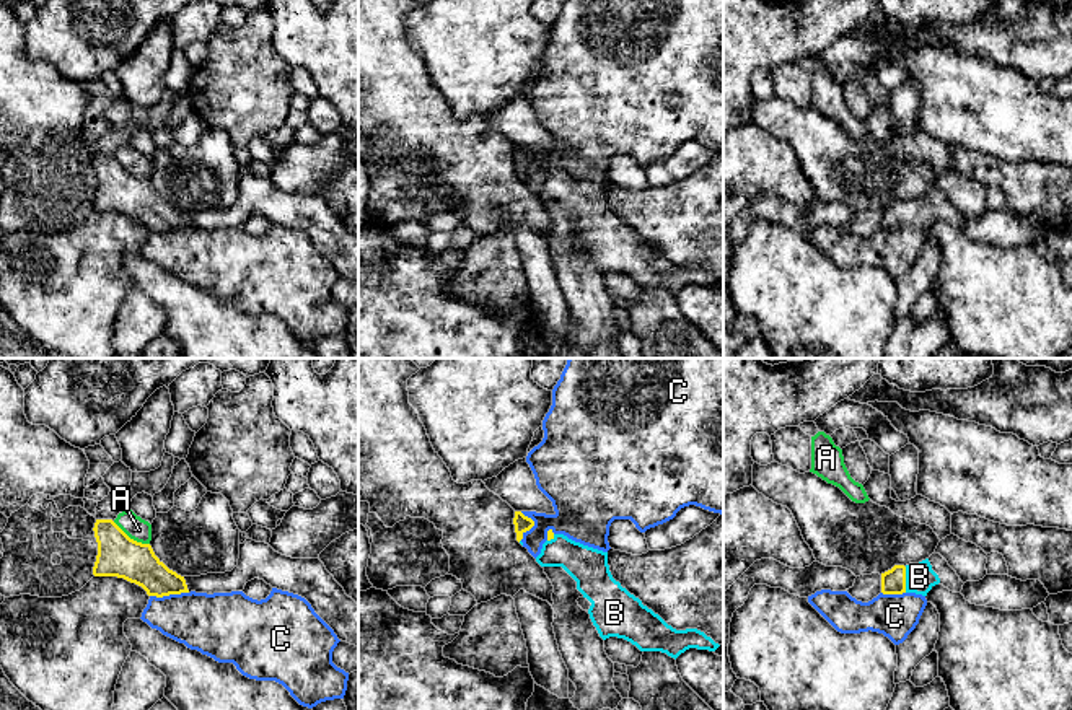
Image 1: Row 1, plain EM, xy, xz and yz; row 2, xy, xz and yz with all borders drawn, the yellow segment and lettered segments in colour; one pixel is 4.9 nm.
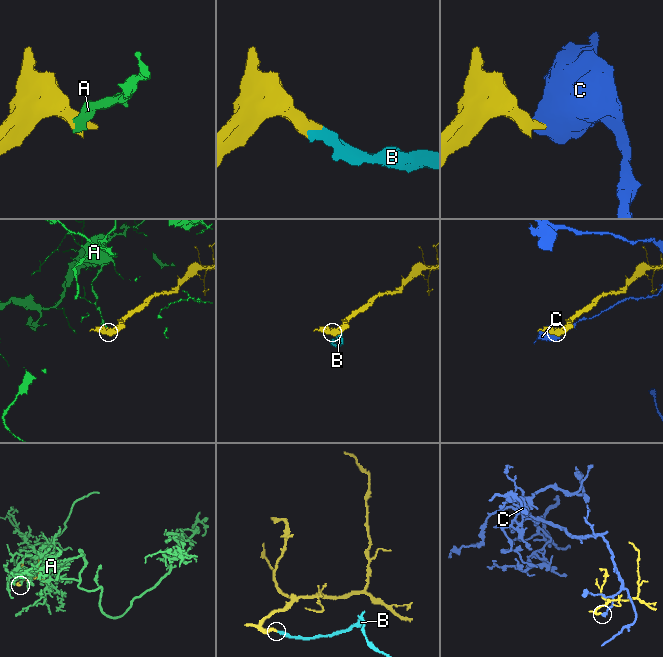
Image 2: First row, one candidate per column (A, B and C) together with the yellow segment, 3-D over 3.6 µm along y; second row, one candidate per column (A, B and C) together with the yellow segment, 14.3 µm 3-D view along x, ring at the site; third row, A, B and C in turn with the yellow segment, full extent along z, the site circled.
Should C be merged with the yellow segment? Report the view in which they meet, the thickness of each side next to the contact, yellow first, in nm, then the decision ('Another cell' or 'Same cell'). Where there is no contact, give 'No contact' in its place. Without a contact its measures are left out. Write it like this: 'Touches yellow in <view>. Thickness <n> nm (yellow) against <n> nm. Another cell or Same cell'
Touches yellow in xy. Thickness 200 nm (yellow) against 280 nm. Another cell

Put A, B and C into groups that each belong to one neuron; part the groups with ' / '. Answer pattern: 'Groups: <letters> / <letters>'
Groups: A / B / C

